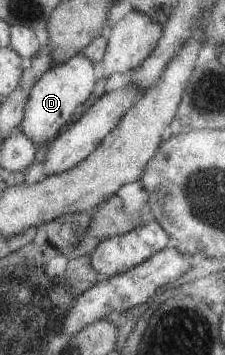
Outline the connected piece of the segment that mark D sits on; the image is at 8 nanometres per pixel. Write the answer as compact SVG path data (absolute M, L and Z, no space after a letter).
M96 36L69 60L51 65L49 70L33 83L23 109L22 119L17 126L17 130L21 131L25 138L29 138L34 145L39 146L51 142L70 123L77 106L81 106L92 94L95 84L93 63L101 60L105 54L105 45L106 37Z

